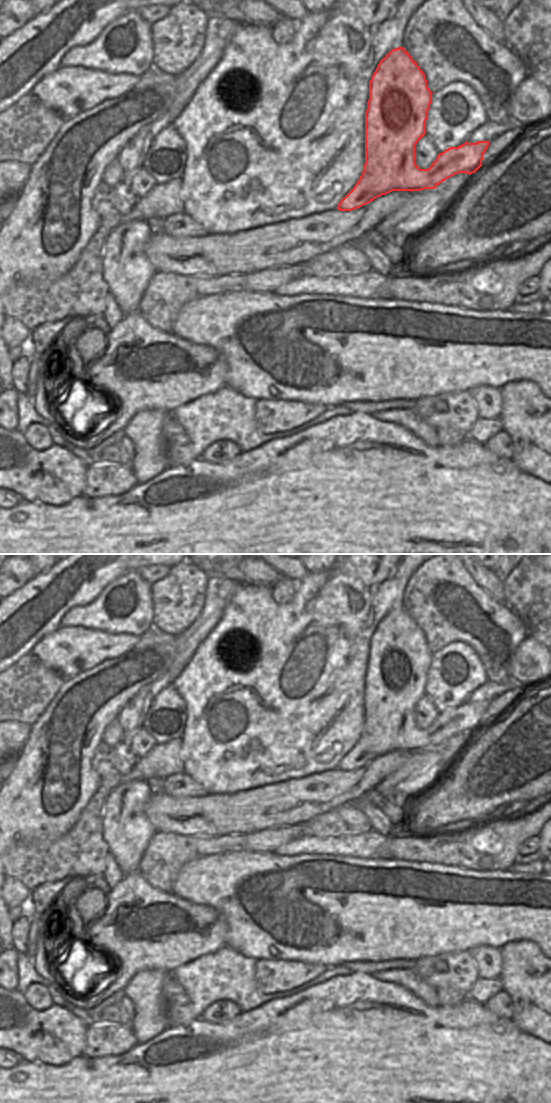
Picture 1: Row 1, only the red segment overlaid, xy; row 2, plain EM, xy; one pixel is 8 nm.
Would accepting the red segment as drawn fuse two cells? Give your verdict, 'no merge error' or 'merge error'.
no merge error

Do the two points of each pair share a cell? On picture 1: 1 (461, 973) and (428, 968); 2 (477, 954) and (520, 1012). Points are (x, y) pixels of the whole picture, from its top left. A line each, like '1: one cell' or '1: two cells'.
1: one cell
2: two cells

